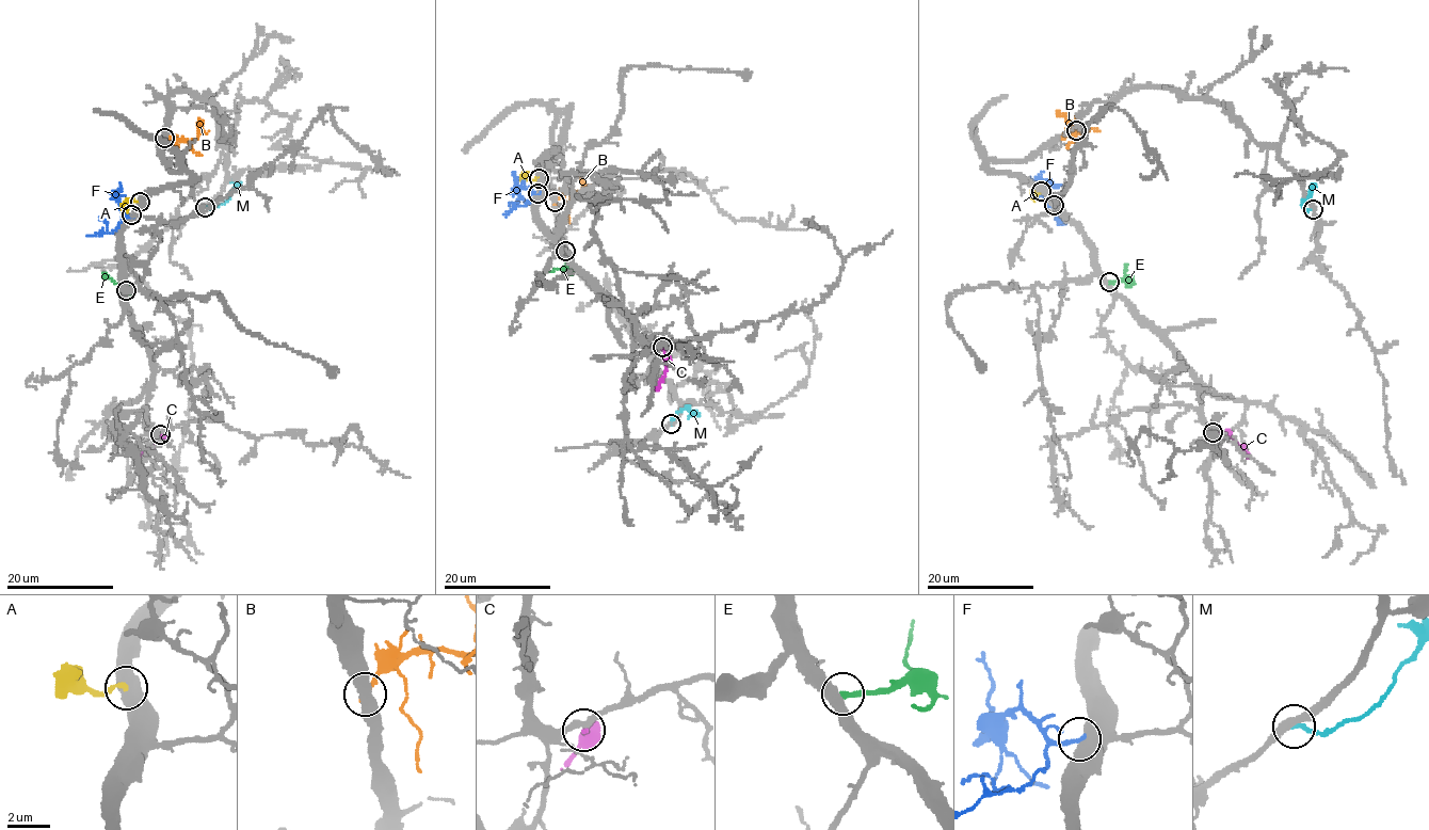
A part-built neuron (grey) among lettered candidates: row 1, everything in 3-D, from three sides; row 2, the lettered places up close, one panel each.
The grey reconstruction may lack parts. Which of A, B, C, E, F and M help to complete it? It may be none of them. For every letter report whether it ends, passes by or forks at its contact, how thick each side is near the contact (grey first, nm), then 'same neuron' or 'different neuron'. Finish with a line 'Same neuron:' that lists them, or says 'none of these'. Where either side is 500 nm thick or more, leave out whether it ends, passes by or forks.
A: 650/190 nm | different neuron
B: it ends | 420/240 nm | different neuron
C: it ends | 280/180 nm | different neuron
E: 500/240 nm | different neuron
F: 550/200 nm | different neuron
M: it ends | 340/190 nm | different neuron
Same neuron: none of these

